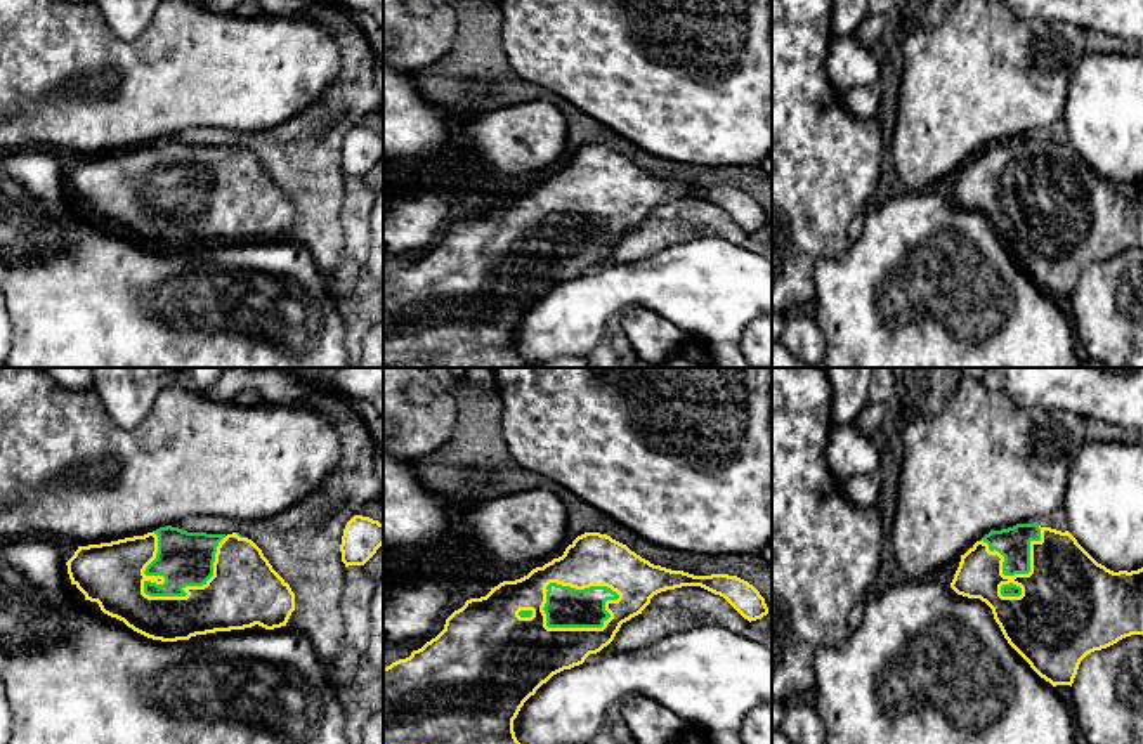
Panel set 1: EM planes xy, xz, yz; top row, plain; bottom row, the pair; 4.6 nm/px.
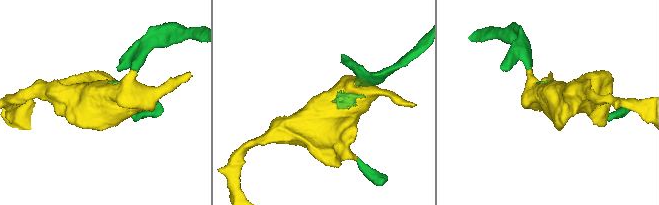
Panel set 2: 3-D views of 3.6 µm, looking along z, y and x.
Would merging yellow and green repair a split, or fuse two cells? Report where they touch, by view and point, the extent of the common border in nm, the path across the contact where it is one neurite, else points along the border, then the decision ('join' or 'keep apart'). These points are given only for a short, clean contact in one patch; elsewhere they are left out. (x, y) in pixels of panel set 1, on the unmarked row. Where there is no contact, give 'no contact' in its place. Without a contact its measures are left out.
contact xy (193, 198); length 460 nm; join

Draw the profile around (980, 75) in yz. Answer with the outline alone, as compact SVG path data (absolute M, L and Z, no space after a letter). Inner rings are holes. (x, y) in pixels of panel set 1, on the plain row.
M957 0L940 23L921 14L916 21L898 16L898 42L905 54L900 78L897 128L893 135L895 170L904 187L921 193L990 142L1034 135L1056 123L1067 90L1084 55L1087 29L1058 21L1018 19L1004 2Z

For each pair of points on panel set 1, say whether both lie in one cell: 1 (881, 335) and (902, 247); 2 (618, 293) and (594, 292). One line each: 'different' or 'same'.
1: same
2: same

